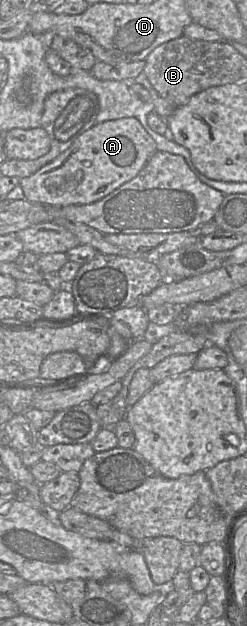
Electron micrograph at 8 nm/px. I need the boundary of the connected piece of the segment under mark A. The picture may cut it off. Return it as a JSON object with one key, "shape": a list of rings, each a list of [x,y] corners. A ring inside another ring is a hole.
{"shape":[[[135,117],[96,123],[80,134],[72,145],[54,160],[42,166],[34,174],[21,178],[19,186],[24,192],[25,199],[31,203],[55,207],[90,204],[134,178],[156,151],[155,141]]]}

